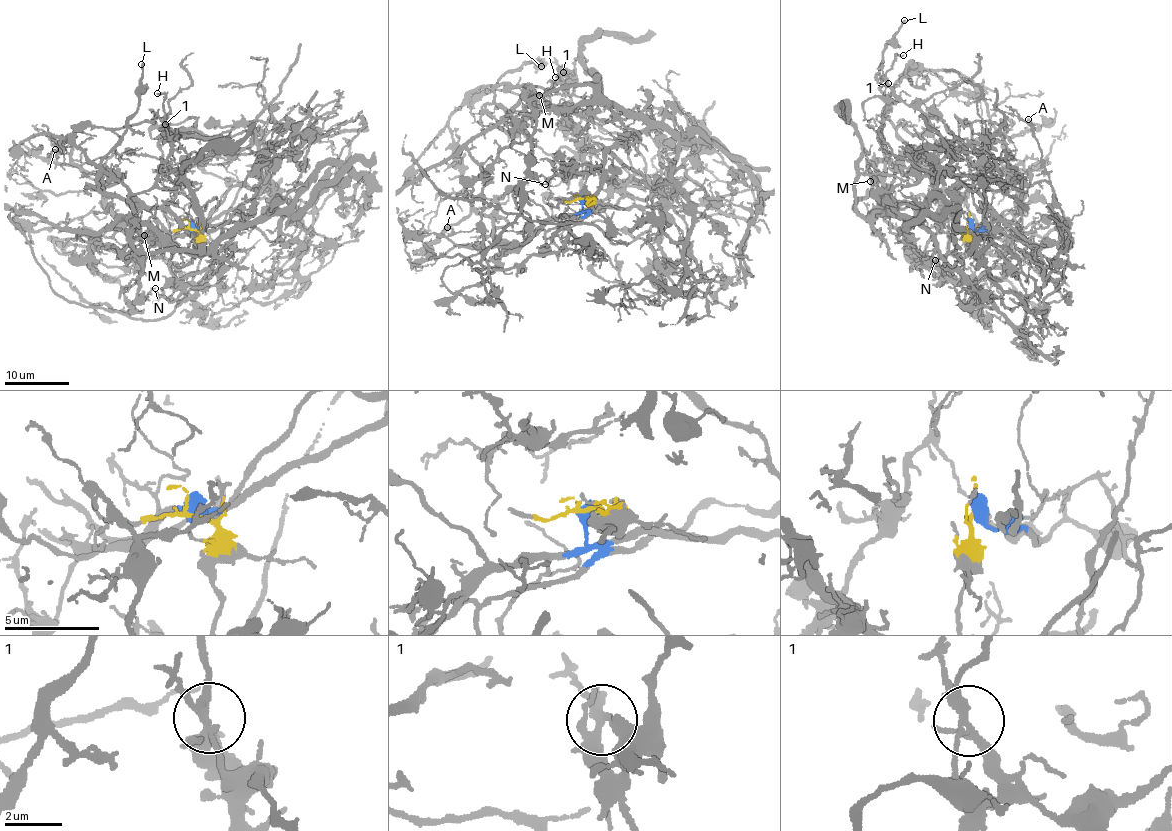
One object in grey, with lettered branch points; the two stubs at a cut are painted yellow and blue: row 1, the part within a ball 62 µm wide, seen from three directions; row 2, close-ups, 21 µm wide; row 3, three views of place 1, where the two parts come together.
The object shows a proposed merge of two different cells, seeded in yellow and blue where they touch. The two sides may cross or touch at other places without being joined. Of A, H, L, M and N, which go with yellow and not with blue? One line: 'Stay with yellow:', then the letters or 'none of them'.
Stay with yellow: L, M, N

